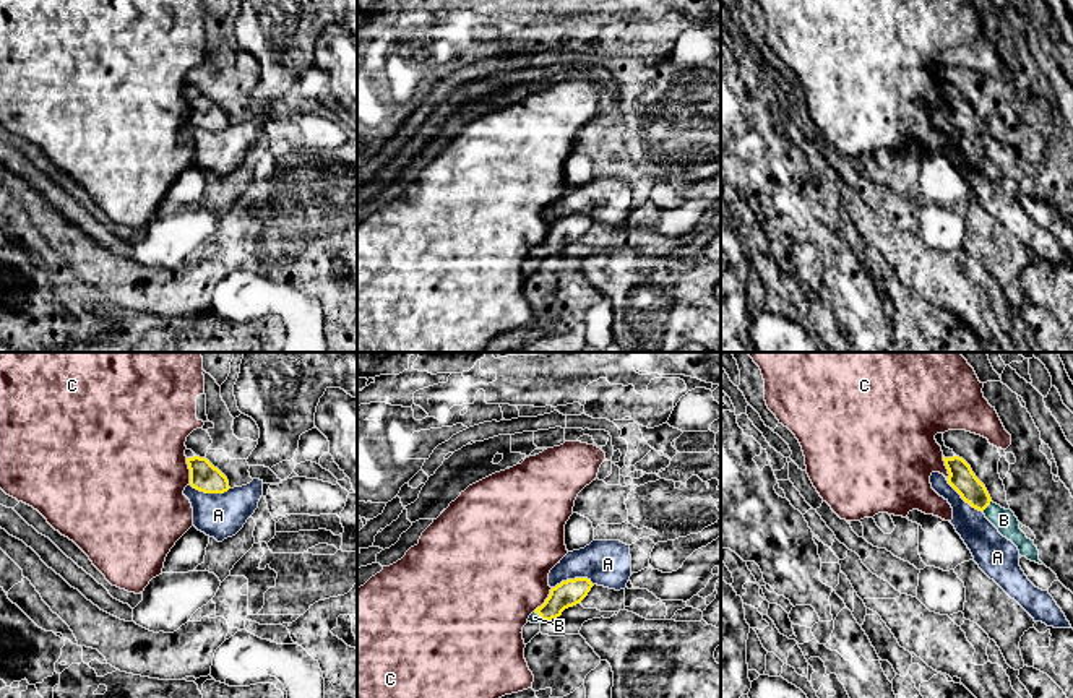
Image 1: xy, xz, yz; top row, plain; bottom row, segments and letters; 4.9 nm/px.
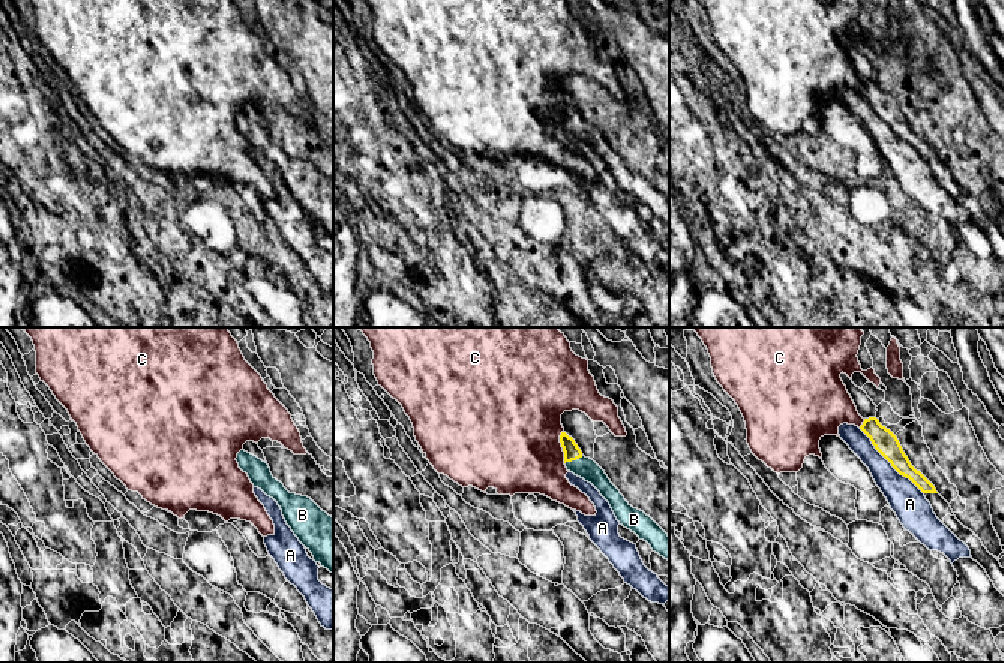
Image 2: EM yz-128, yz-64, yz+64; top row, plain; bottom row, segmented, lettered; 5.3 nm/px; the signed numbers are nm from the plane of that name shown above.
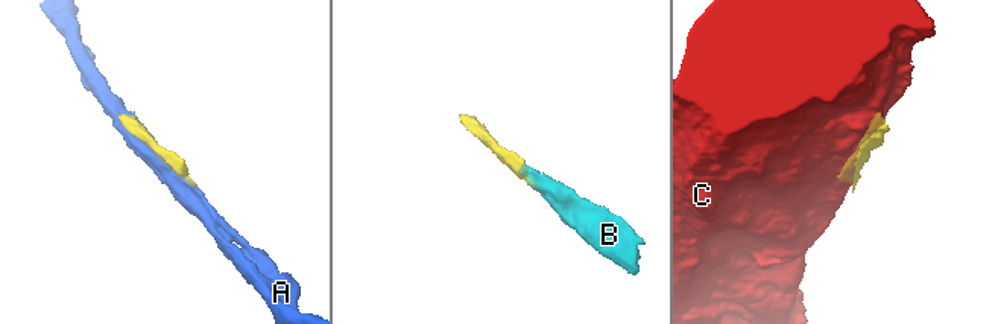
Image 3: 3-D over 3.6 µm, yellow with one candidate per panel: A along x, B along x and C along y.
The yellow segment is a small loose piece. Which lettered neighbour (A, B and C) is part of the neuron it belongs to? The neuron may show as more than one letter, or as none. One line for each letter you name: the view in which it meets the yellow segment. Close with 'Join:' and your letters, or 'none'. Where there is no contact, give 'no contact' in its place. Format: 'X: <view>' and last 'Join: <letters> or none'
B: yz
Join: B

